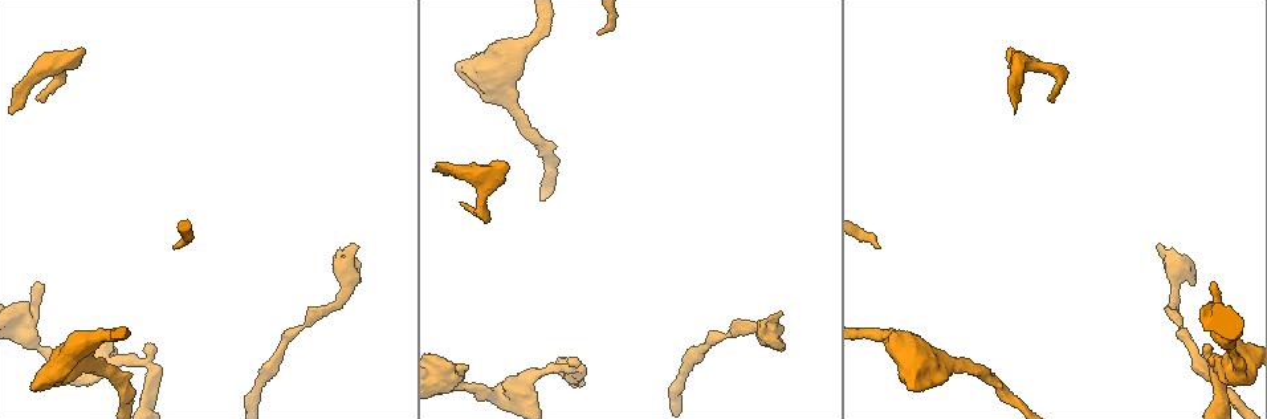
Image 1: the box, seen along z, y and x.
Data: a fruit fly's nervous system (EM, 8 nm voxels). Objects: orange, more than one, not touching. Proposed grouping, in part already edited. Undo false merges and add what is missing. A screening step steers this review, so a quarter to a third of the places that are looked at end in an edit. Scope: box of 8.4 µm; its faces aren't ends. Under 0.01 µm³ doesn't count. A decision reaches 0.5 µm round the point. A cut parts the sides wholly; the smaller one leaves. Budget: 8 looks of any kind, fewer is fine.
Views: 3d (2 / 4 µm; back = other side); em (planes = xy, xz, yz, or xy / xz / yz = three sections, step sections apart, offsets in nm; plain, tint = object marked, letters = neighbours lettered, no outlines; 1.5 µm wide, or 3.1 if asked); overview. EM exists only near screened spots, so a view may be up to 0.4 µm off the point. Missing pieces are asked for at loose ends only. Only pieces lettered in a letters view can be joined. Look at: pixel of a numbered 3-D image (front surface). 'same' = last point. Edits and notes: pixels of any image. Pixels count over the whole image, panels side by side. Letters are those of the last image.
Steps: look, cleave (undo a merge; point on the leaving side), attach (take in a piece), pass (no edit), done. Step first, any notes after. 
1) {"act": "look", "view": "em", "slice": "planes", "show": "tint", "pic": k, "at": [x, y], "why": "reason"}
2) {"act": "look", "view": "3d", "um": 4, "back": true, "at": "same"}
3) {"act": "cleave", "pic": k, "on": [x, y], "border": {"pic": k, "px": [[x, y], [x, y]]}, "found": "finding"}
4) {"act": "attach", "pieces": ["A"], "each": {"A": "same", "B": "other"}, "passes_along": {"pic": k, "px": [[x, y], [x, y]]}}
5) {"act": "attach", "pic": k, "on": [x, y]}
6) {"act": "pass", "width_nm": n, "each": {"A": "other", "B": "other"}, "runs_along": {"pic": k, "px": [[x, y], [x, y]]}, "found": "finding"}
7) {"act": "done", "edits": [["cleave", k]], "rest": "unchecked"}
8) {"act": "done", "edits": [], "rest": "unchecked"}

{"act": "look", "view": "em", "slice": "planes", "show": "tint", "pic": 1, "at": [453, 378], "why": "calibre changes"}

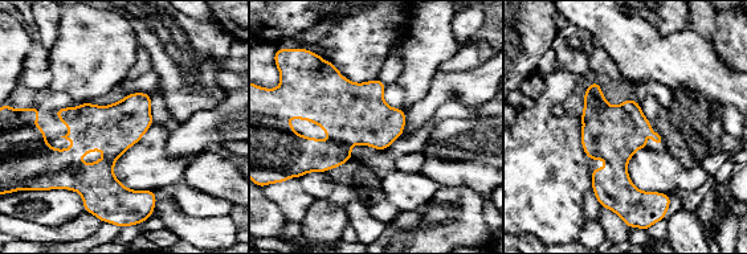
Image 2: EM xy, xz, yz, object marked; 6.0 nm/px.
{"act": "look", "view": "em", "slice": "planes", "show": "letters", "at": "same", "why": "what lies round it"}

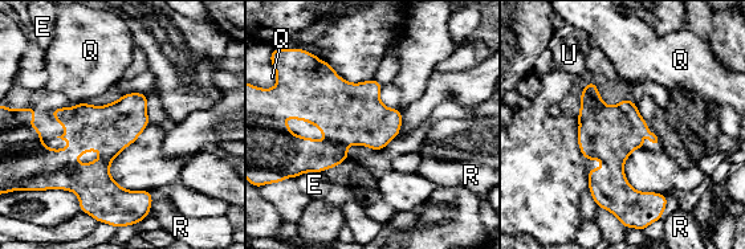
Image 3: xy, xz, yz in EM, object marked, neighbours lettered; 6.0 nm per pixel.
{"act": "pass", "longest_contact_nm": ["E", 170], "each": {"E": "other", "Q": "other", "R": "other", "U": "other"}, "border": {"pic": 3, "px": [[85, 101], [77, 103]]}, "found": "all the same neuron"}

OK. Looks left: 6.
{"act": "look", "view": "3d", "um": 4, "pic": 1, "at": [155, 372], "why": "abrupt turn"}

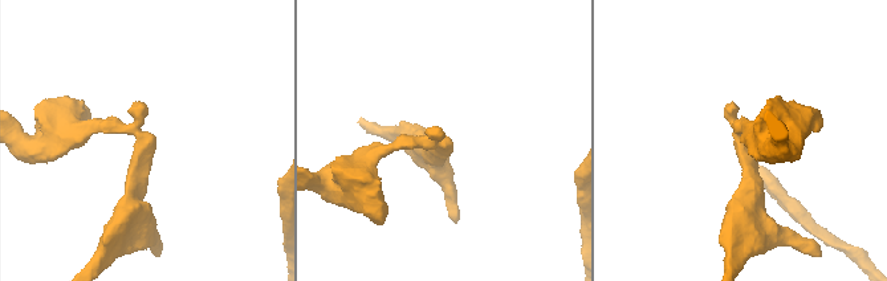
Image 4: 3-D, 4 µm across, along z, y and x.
{"act": "look", "view": "em", "slice": "planes", "show": "letters", "pic": 4, "at": [743, 144], "arm_widths_nm": [180, 220], "why": "now the EM"}

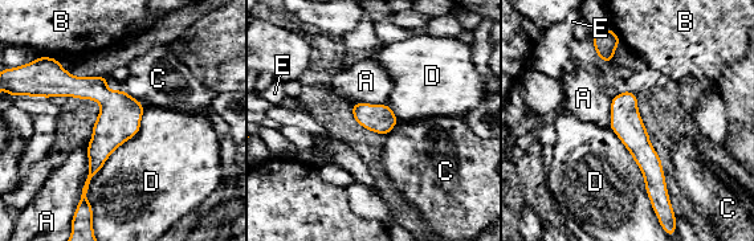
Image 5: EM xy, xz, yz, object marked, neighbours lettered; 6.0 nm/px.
{"act": "pass", "each": {"A": "other", "B": "other", "C": "other", "D": "other", "E": "other"}, "runs_along": {"pic": 5, "px": [[626, 94], [656, 196]]}, "found": "all the same neuron"}

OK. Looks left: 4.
{"act": "look", "view": "em", "slice": "planes", "show": "tint", "pic": 1, "at": [80, 343], "why": "two arms in line, one across"}

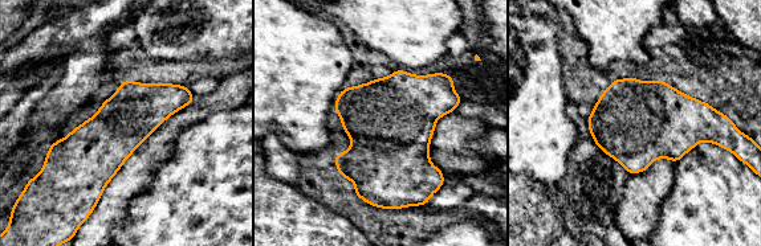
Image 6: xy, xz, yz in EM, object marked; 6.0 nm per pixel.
{"act": "look", "view": "em", "slice": "planes", "show": "letters", "at": "same"}

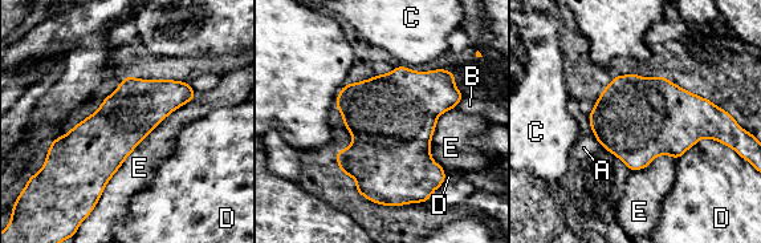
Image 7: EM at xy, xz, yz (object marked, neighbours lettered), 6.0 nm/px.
{"act": "pass", "each": {"A": "other", "B": "other", "C": "other", "D": "other", "E": "other"}, "border": {"pic": 7, "px": [[196, 93], [145, 137], [97, 202]]}, "found": "one neuron here"}

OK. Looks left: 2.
{"act": "done", "edits": [], "rest": "unchecked"}

